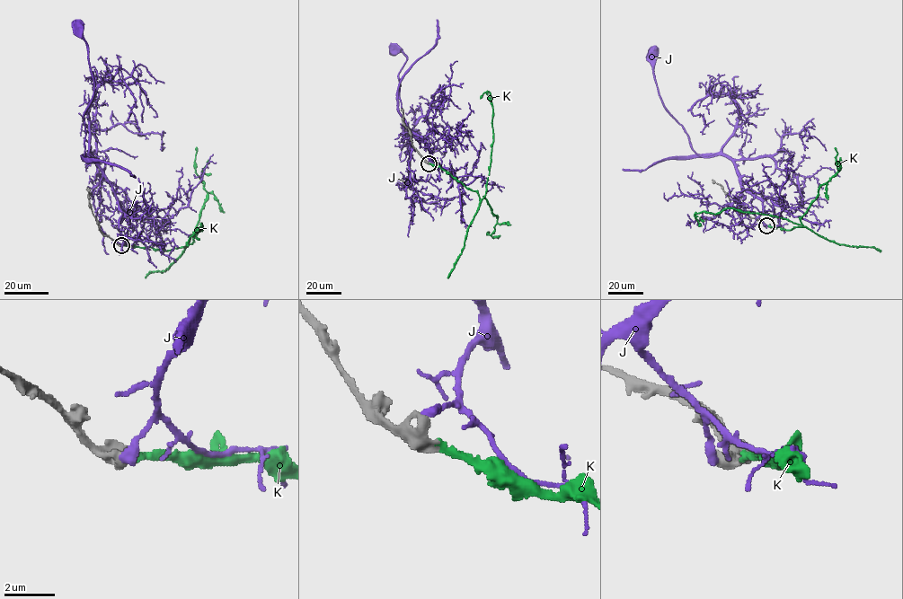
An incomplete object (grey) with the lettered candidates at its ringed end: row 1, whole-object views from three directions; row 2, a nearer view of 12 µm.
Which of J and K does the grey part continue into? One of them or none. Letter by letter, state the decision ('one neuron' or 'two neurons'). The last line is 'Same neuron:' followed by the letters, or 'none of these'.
J: two neurons
K: one neuron
Same neuron: K

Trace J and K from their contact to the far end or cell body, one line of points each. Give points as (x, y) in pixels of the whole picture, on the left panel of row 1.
J: (120, 245), (129, 216), (100, 165), (84, 157), (83, 113), (93, 81), (87, 44), (79, 29)
K: (121, 245), (163, 251), (185, 247), (194, 242), (201, 224), (201, 231), (199, 227), (186, 245)

